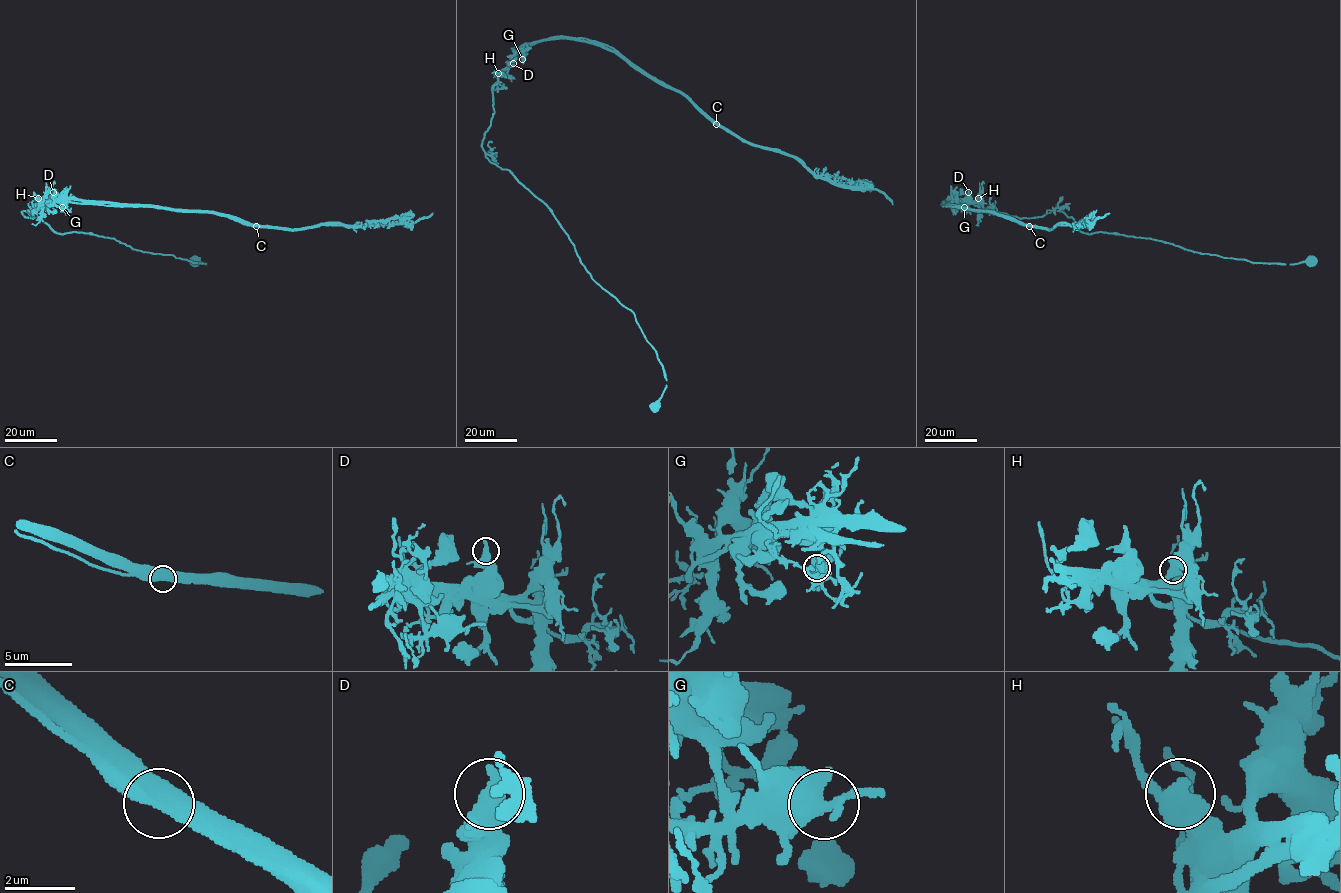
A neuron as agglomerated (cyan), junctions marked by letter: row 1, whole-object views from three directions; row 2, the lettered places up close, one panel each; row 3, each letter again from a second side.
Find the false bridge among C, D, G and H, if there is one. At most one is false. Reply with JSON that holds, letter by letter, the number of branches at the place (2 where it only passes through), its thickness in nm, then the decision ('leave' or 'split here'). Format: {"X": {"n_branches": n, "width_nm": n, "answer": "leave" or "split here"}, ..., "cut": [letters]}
{"C": {"n_branches": 2, "width_nm": 600, "answer": "split here"}, "D": {"n_branches": 1, "width_nm": 650, "answer": "leave"}, "G": {"n_branches": 2, "width_nm": 600, "answer": "leave"}, "H": {"n_branches": 2, "width_nm": 480, "answer": "leave"}, "cut": ["C"]}

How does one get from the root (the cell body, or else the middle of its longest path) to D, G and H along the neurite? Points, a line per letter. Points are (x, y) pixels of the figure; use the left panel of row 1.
D: (194, 259), (207, 263), (136, 250), (109, 237), (57, 233), (22, 214), (32, 218), (53, 192)
G: (194, 259), (207, 263), (136, 250), (109, 237), (57, 233), (21, 212), (32, 218), (51, 201), (62, 207)
H: (194, 259), (207, 263), (136, 250), (109, 237), (57, 233), (40, 218), (22, 214), (32, 218), (38, 198)

